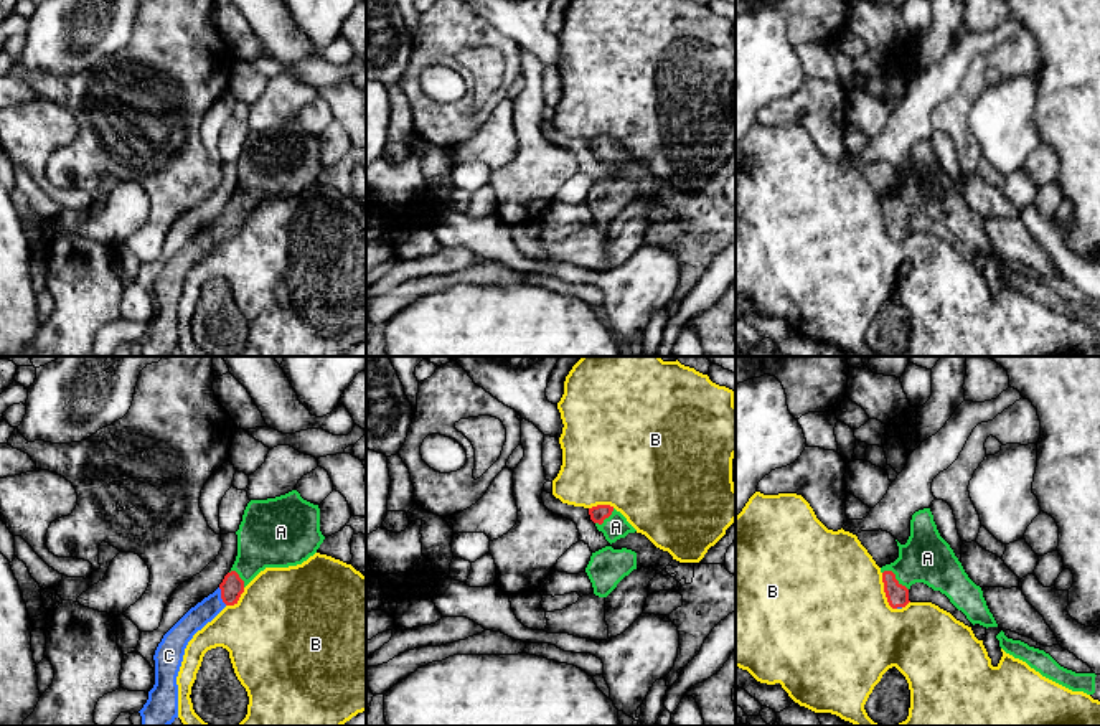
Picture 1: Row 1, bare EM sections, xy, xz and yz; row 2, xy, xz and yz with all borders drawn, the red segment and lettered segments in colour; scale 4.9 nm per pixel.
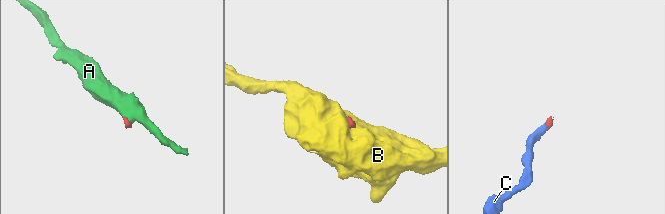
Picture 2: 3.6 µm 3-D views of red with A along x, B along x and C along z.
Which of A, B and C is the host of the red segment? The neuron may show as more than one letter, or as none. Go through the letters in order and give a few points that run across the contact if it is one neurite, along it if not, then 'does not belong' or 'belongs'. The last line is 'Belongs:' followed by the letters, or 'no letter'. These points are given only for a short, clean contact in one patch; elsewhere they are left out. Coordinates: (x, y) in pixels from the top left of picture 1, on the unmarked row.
A: line yz (897, 226), (894, 207), (927, 188); belongs
B: line yz (881, 203), (886, 231), (896, 240); does not belong
C: line xy (231, 218), (221, 226), (197, 248); belongs
Belongs: A, C

